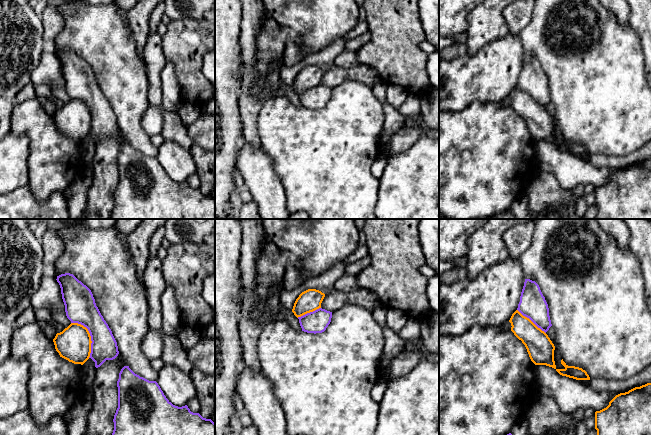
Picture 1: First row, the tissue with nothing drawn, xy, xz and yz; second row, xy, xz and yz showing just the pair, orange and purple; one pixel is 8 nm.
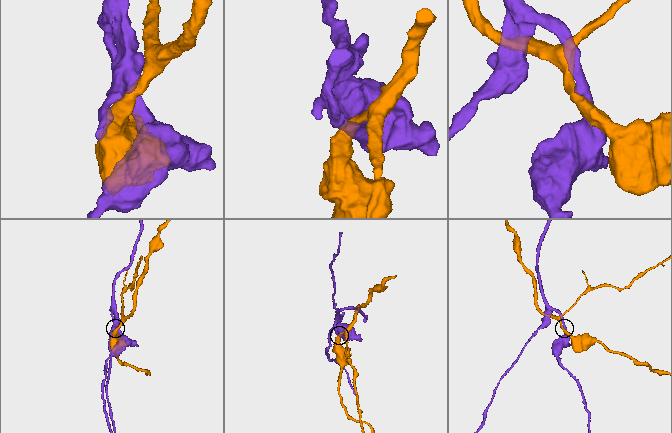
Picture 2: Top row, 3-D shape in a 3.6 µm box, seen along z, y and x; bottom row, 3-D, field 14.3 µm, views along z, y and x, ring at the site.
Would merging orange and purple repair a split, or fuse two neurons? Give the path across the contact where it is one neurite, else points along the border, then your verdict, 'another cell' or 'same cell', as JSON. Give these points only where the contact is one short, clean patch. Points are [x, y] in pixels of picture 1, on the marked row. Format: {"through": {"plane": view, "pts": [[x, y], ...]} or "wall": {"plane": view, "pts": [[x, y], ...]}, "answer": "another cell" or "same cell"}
{"answer": "another cell"}

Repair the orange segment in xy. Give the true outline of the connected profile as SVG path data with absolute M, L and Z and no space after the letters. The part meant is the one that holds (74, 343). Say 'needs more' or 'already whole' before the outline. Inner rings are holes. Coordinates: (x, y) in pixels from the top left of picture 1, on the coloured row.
already whole; M71 323L53 339L60 357L74 364L83 365L90 357L91 336L86 327Z

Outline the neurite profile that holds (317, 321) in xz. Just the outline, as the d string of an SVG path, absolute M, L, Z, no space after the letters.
M322 308L298 317L302 331L314 334L324 332L331 318L332 312Z

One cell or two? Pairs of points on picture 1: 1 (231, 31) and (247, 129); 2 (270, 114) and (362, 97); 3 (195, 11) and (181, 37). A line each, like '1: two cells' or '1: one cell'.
1: two cells
2: one cell
3: two cells

